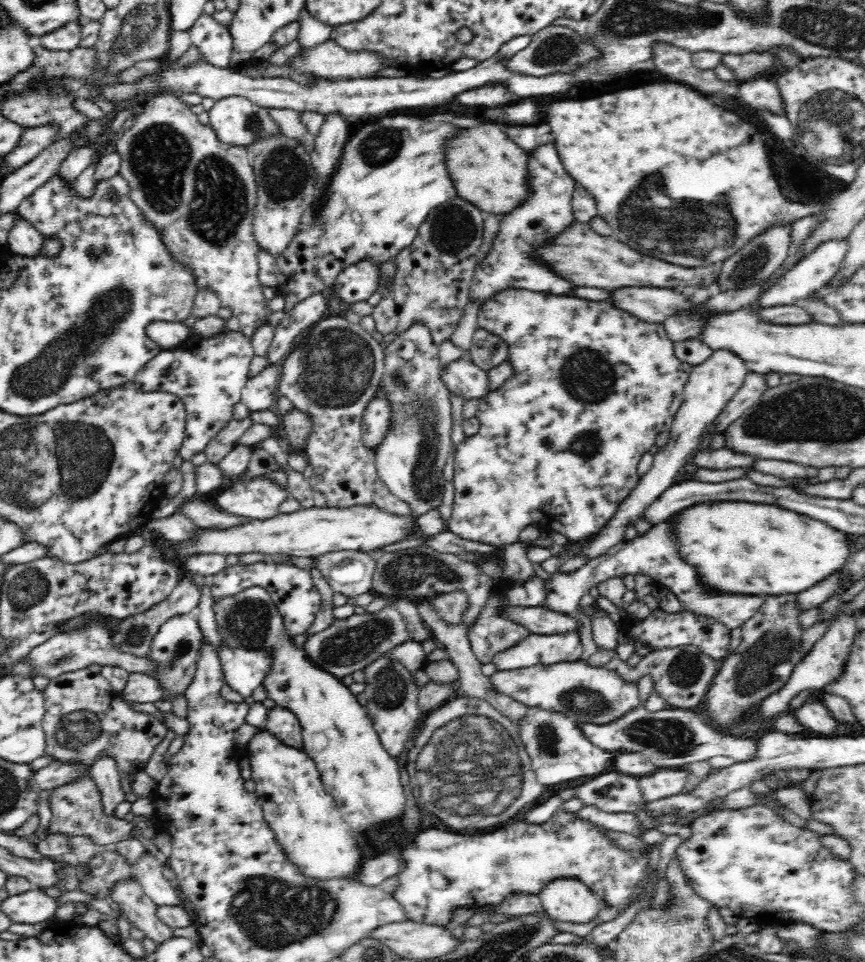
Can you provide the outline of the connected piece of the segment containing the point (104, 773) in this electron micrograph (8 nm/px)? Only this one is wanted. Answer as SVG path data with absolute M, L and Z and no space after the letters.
M100 756L90 770L90 777L100 791L104 813L113 815L116 806L125 800L124 791L120 787L121 775L116 760L110 756Z

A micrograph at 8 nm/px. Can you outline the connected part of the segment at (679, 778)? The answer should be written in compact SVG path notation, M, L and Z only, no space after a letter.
M659 768L652 776L638 778L638 784L647 802L652 802L683 792L684 785L689 777L690 772L686 768Z

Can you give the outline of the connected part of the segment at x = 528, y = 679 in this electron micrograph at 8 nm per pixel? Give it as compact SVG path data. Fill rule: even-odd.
M560 662L529 668L497 671L488 677L493 688L535 709L562 712L574 721L608 724L641 706L637 684L623 680L614 670L590 666L587 662Z

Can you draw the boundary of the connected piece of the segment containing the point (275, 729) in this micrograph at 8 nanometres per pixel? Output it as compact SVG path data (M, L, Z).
M271 705L271 710L263 727L286 746L293 746L298 750L303 750L301 724L292 711Z

